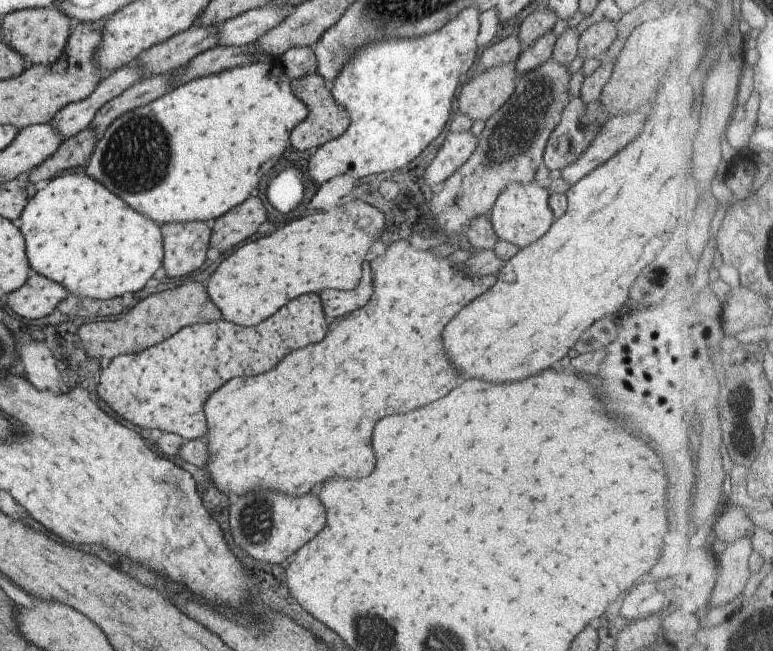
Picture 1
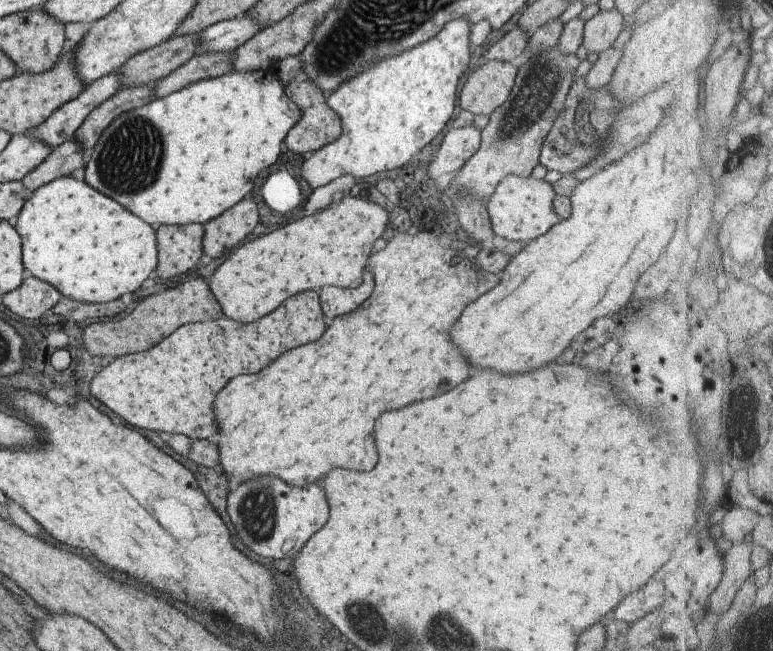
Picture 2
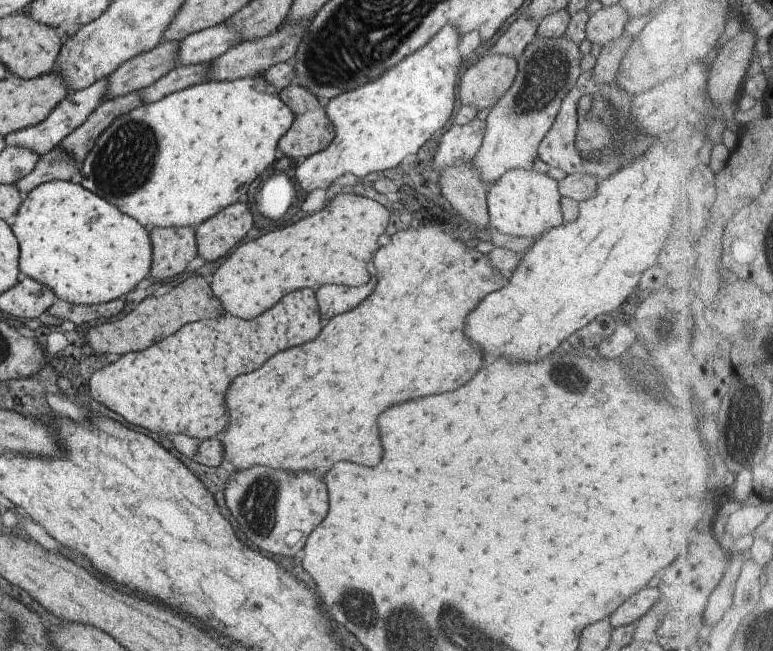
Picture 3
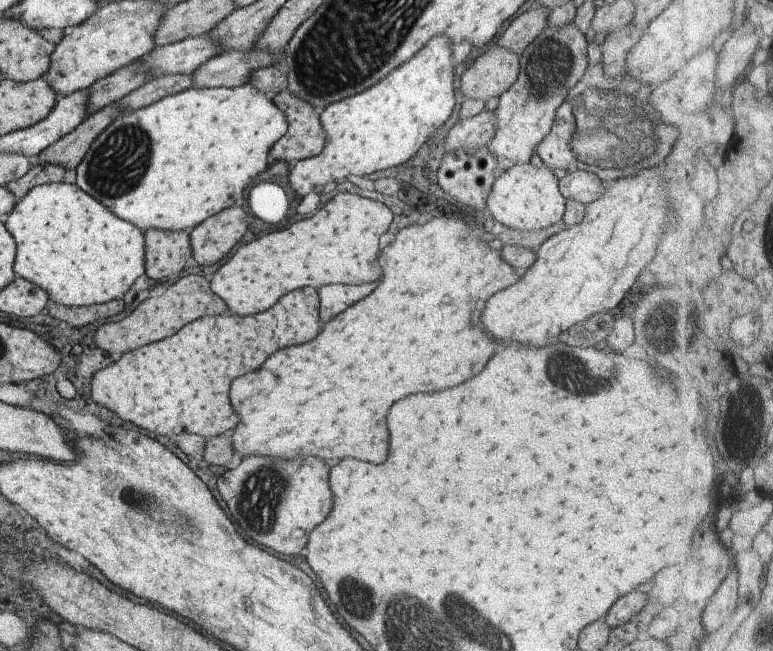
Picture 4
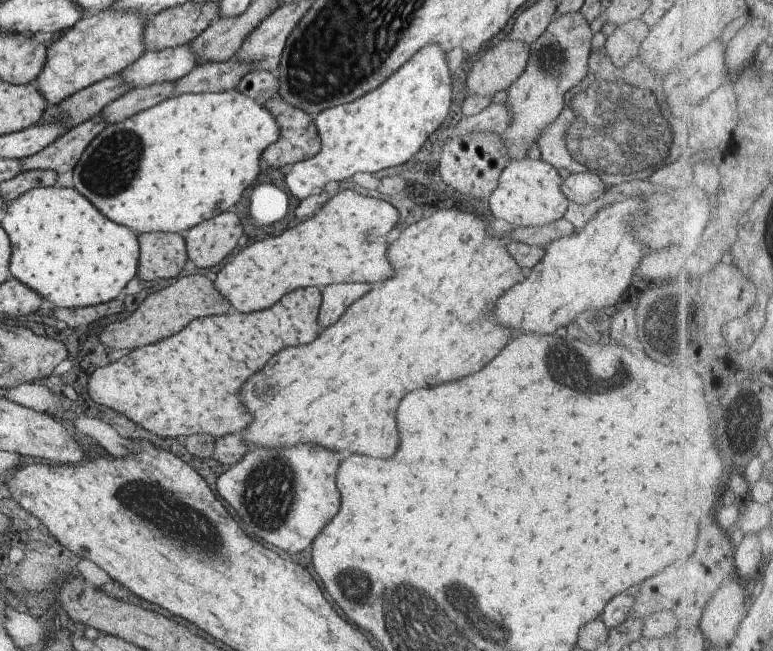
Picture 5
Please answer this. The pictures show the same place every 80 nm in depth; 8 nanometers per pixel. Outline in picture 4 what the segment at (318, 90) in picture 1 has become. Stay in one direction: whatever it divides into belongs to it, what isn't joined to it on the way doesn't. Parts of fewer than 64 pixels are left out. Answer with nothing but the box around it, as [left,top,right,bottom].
[268,90,324,166]

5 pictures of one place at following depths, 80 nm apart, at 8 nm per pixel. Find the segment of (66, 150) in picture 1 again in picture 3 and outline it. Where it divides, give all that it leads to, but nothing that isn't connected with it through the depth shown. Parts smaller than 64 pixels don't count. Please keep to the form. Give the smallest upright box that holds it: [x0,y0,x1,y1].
[12,148,78,196]

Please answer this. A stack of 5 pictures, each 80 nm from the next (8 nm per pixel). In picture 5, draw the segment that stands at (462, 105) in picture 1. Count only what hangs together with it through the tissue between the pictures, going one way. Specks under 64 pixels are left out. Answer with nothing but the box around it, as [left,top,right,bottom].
[464,37,528,96]

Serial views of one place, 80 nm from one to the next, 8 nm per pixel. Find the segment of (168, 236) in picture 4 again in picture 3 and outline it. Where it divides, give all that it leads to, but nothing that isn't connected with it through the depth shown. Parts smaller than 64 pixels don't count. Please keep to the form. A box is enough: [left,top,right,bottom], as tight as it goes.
[148,227,196,280]

